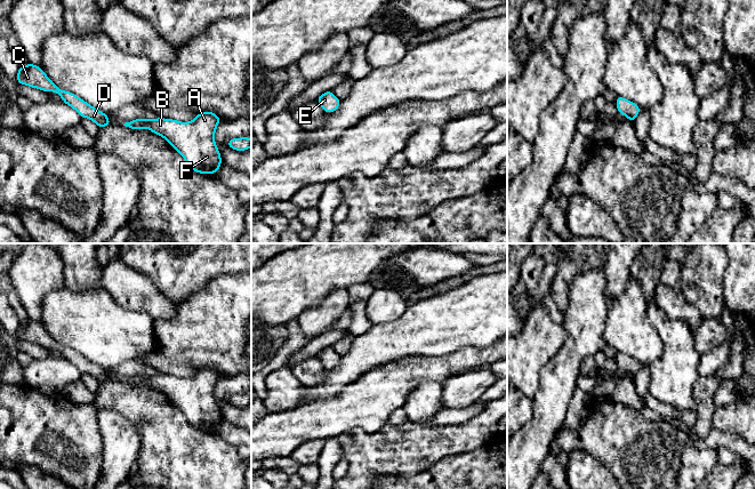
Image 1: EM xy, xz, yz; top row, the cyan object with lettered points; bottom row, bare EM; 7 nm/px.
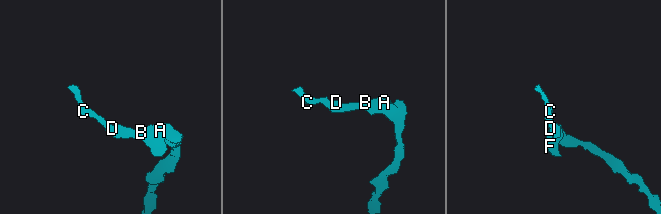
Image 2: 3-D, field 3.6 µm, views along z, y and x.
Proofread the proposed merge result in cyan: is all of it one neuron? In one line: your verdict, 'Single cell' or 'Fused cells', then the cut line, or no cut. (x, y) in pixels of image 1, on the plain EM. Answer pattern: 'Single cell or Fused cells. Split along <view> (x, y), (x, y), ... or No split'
Single cell. No split

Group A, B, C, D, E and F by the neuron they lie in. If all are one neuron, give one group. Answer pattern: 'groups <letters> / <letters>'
groups A B C D E F

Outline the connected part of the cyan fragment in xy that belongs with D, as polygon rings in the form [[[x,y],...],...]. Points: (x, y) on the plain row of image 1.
[[[31,319],[25,322],[19,321],[16,336],[18,339],[32,344],[39,344],[42,347],[57,348],[62,353],[63,358],[73,363],[81,374],[89,374],[99,384],[111,380],[111,377],[107,374],[109,370],[93,363],[77,351],[59,345],[38,321]]]

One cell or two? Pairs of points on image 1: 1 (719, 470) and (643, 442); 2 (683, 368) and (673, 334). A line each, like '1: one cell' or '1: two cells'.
1: two cells
2: one cell

